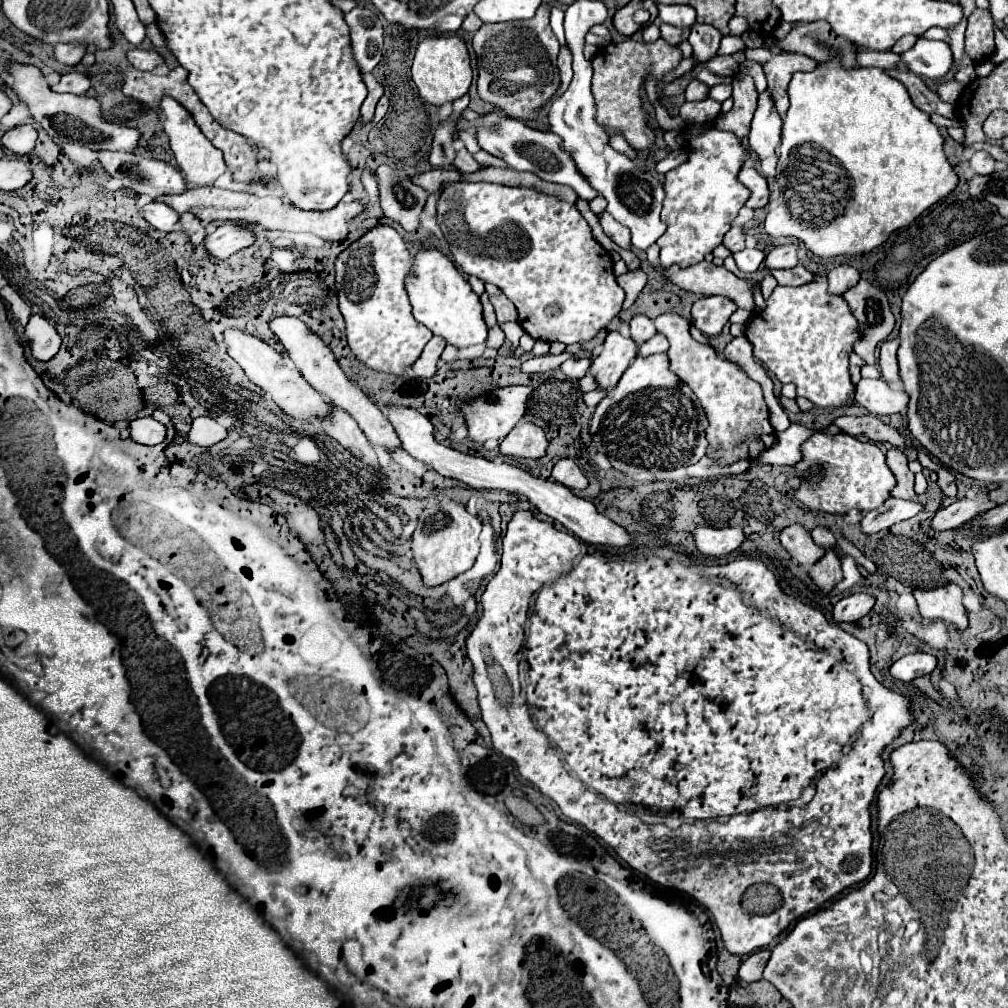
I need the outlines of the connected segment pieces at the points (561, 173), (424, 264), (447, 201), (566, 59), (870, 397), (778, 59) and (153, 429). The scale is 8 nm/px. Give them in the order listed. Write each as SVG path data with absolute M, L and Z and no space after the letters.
M494 107L490 113L480 117L480 121L476 125L476 139L484 151L488 151L494 157L504 159L516 171L530 171L544 181L564 183L564 185L572 187L576 191L576 195L586 201L596 197L596 191L588 185L588 181L584 181L584 177L580 173L576 173L576 165L572 165L572 159L568 157L568 153L564 153L560 149L560 141L554 133L532 129L524 121L512 119L502 109Z
M420 249L414 255L414 265L406 277L404 287L414 309L416 321L426 325L434 335L442 337L448 345L468 347L486 341L486 323L482 319L480 297L470 289L466 277L456 269L456 265L438 249Z
M454 181L442 185L438 225L450 243L456 265L466 275L476 275L484 283L498 285L516 305L520 325L538 341L560 341L566 345L586 343L622 309L624 291L616 283L610 253L594 241L586 219L566 201L526 187Z
M564 45L560 49L560 55L558 55L558 69L560 69L560 77L562 77L562 85L558 89L556 95L562 95L564 89L568 89L570 81L572 81L572 51L568 45Z
M860 379L856 399L874 415L904 415L908 409L908 393L894 391L884 379Z
M746 49L746 59L756 59L764 65L768 89L776 101L778 113L784 117L788 111L788 83L796 71L812 71L818 63L798 53L772 53L768 49Z
M154 417L134 419L130 423L130 433L132 433L132 439L142 445L158 445L166 439L166 427Z

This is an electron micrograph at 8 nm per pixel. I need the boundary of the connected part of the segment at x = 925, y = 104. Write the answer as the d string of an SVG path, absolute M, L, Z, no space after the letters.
M892 69L892 71L888 71L888 75L892 75L894 79L898 79L900 83L906 85L914 105L918 109L922 109L924 113L938 113L944 117L956 117L956 105L944 103L934 91L930 91L926 87L926 83L918 75L914 75L910 71L900 71L900 69Z

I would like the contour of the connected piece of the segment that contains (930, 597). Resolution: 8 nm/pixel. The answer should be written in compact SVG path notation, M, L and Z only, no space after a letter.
M946 583L944 587L928 591L914 589L914 597L924 619L942 619L946 623L952 623L958 631L964 631L968 627L960 585Z

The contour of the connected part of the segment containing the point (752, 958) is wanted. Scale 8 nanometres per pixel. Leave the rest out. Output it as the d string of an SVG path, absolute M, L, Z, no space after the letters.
M760 949L760 951L748 955L748 959L746 959L746 961L740 965L740 969L738 969L740 979L744 979L744 981L748 981L748 983L760 981L760 979L762 979L762 971L764 971L768 959L770 959L770 951L768 951L768 949Z

